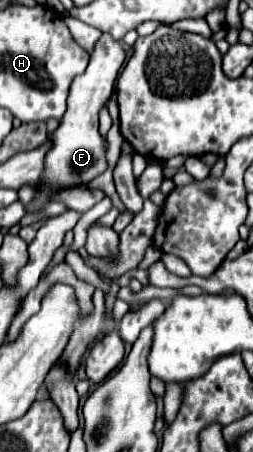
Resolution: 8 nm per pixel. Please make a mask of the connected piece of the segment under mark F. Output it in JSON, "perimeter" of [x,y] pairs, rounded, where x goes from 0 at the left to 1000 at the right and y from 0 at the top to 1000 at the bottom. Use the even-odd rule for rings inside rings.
{"perimeter":[[[403,75],[403,84],[387,88],[379,106],[356,119],[348,150],[285,181],[261,252],[245,257],[229,283],[190,301],[190,310],[206,314],[206,327],[174,345],[166,389],[134,416],[134,442],[95,456],[103,473],[150,473],[182,451],[206,447],[221,425],[348,407],[427,372],[419,314],[387,283],[387,248],[435,217],[435,199],[451,195],[451,181],[490,142],[490,128],[498,128],[498,115],[482,97],[443,88],[427,75]]]}

